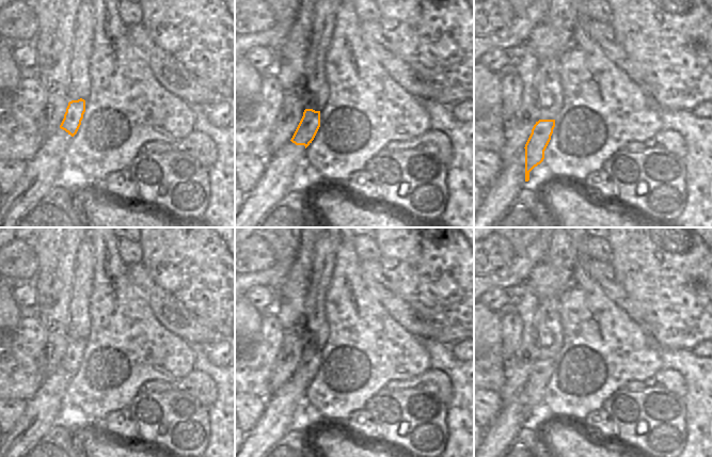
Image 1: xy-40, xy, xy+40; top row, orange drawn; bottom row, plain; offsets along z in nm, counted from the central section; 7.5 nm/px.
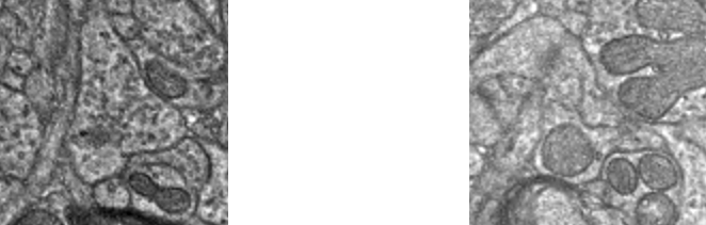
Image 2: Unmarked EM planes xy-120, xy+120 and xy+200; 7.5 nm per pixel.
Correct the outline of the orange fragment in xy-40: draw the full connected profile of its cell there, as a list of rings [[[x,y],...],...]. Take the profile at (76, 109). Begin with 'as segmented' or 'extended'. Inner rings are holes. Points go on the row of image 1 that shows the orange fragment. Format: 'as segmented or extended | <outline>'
as segmented | [[[80,98],[78,100],[69,101],[60,128],[65,130],[72,137],[74,137],[81,125],[84,112],[84,99]]]

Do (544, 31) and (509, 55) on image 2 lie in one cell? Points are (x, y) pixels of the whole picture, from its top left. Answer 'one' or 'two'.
one

